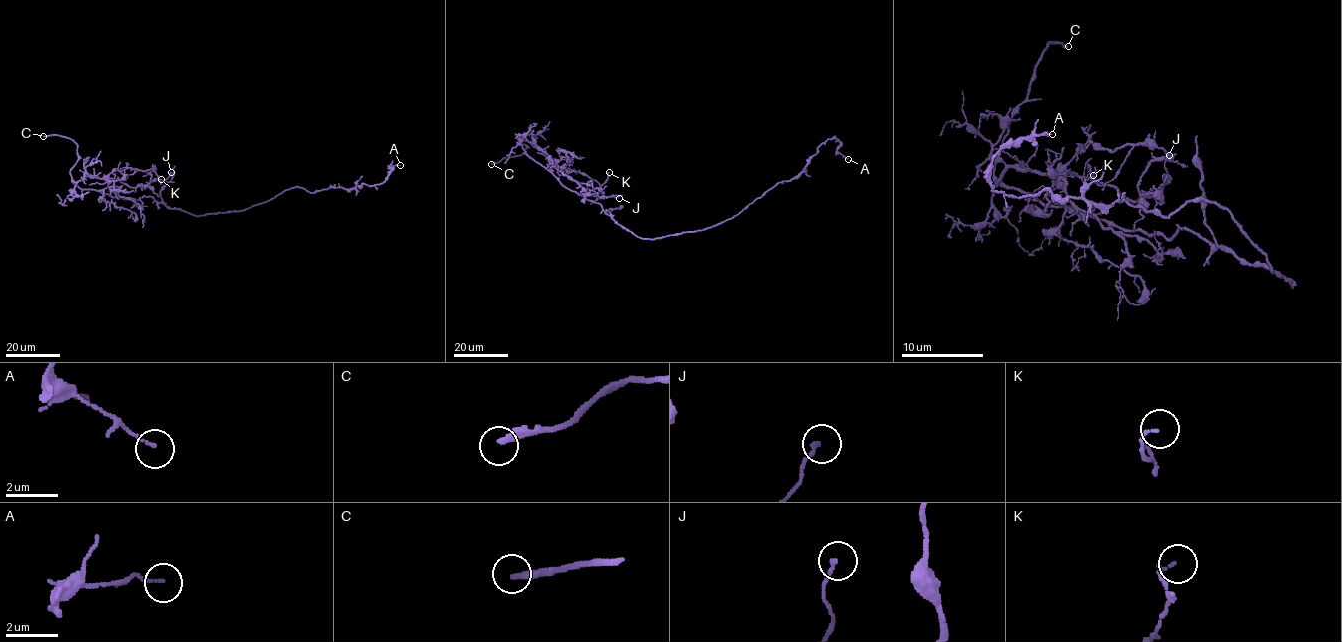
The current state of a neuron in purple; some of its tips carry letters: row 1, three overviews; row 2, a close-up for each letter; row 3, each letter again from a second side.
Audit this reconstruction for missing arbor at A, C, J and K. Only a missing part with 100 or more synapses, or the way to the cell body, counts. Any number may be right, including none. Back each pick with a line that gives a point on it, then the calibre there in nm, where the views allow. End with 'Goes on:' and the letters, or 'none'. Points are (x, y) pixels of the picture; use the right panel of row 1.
C: at (1068, 46); 240 nm thick
Goes on: C

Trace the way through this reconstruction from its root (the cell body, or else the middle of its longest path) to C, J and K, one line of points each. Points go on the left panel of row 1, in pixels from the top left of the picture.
C: (207, 214), (171, 209), (151, 197), (81, 189), (69, 172), (77, 145), (43, 136)
J: (207, 214), (171, 209), (151, 197), (123, 199), (102, 191), (108, 177), (135, 187), (164, 181), (171, 172)
K: (207, 214), (171, 209), (151, 197), (123, 199), (102, 191), (110, 173), (129, 167), (151, 169), (161, 179)

